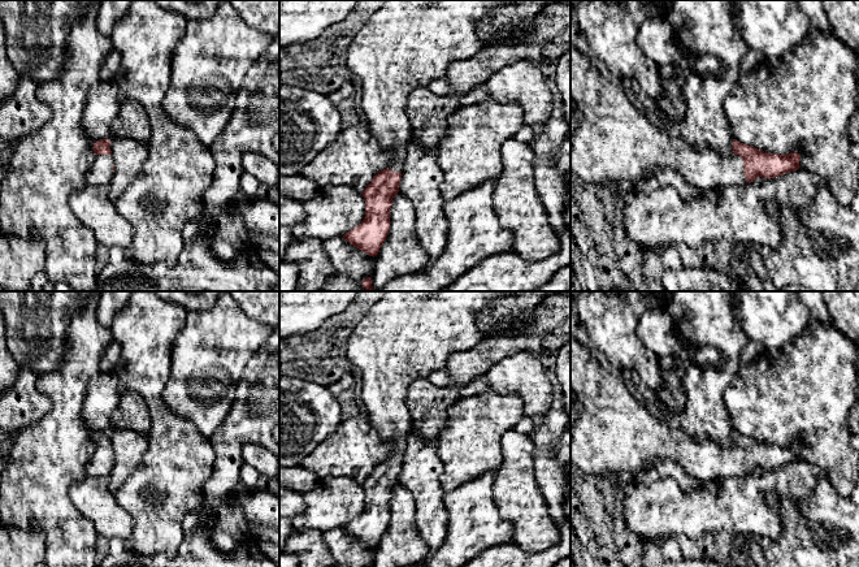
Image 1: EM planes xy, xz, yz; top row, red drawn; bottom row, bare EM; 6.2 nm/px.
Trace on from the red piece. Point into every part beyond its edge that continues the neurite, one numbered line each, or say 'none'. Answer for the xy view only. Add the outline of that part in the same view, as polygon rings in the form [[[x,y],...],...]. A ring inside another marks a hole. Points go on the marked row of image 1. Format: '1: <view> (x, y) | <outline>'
1: xy (100, 173) | [[[96,155],[90,170],[86,173],[88,185],[108,185],[113,177],[113,156]]]

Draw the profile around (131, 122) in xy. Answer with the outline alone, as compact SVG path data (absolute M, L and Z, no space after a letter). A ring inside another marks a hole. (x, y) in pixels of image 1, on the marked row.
M122 99L116 121L112 125L112 139L135 139L147 143L151 137L148 116L134 99Z

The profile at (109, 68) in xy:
M112 47L109 55L104 59L100 68L100 79L112 81L120 70L121 55Z

